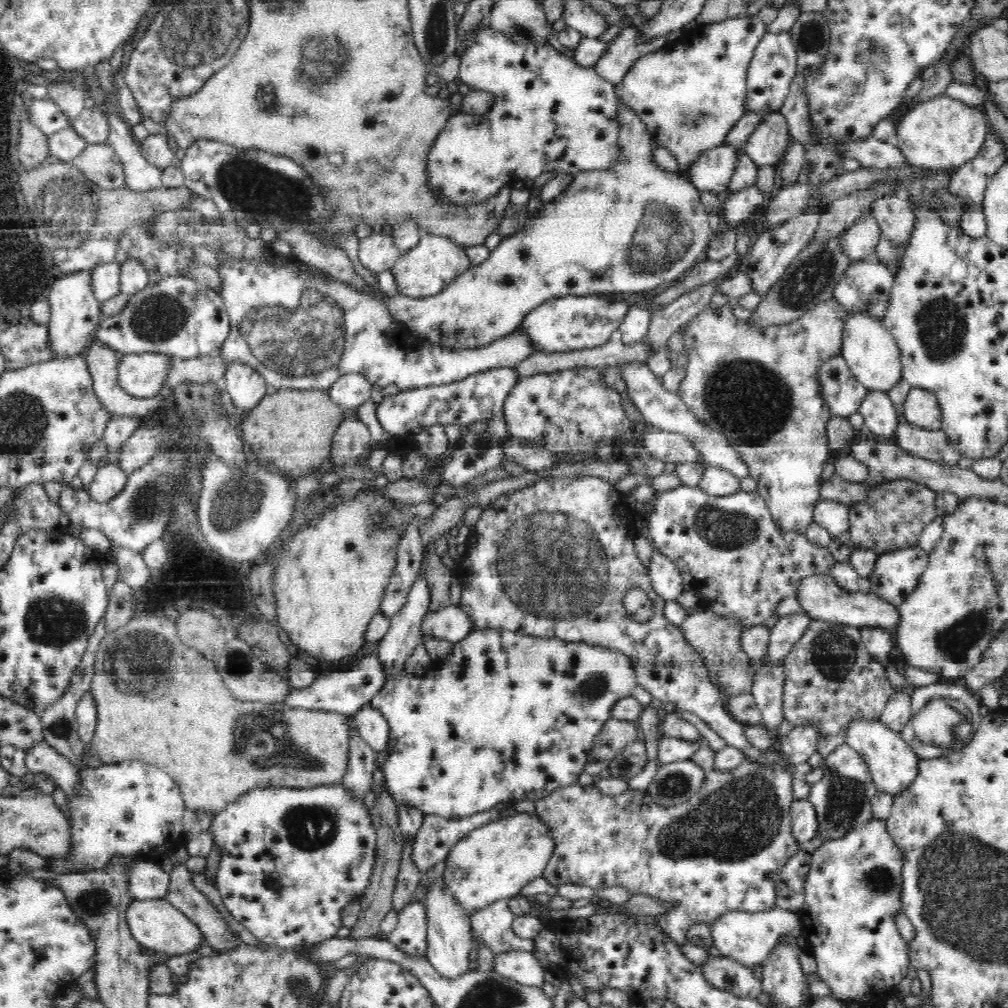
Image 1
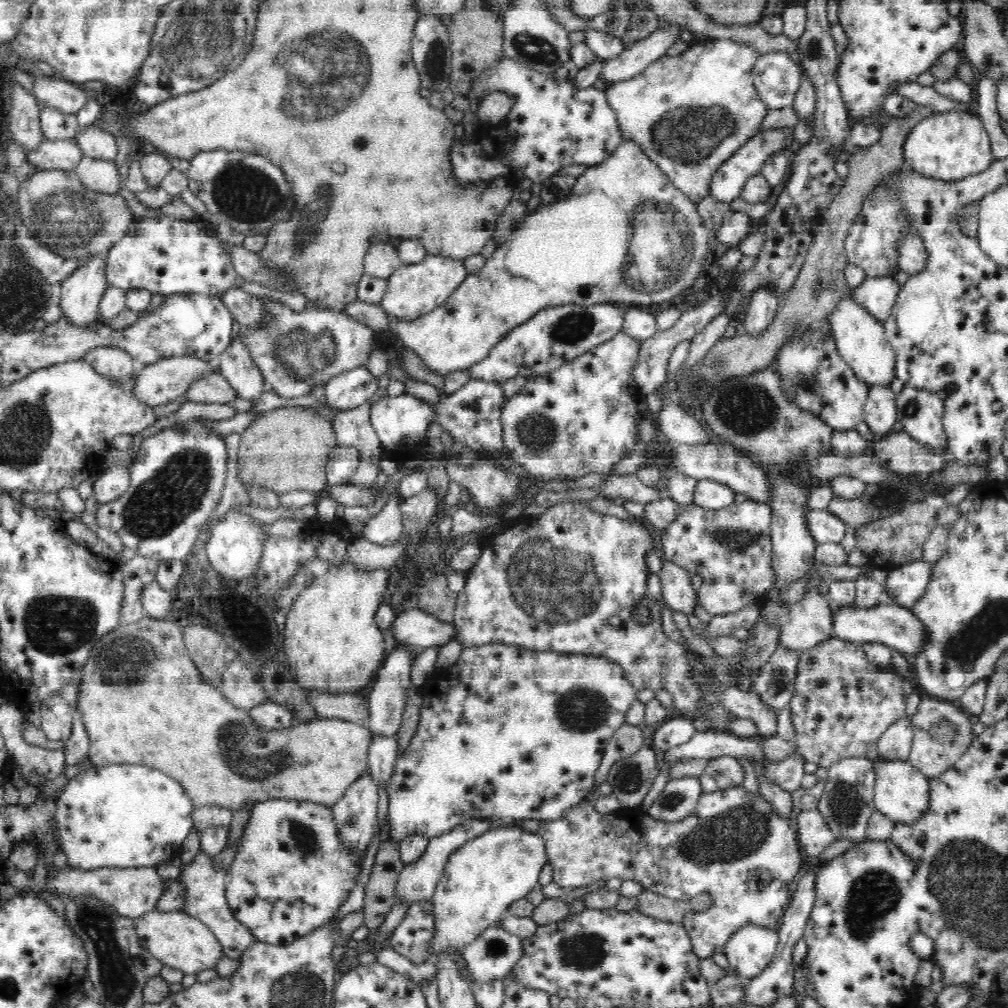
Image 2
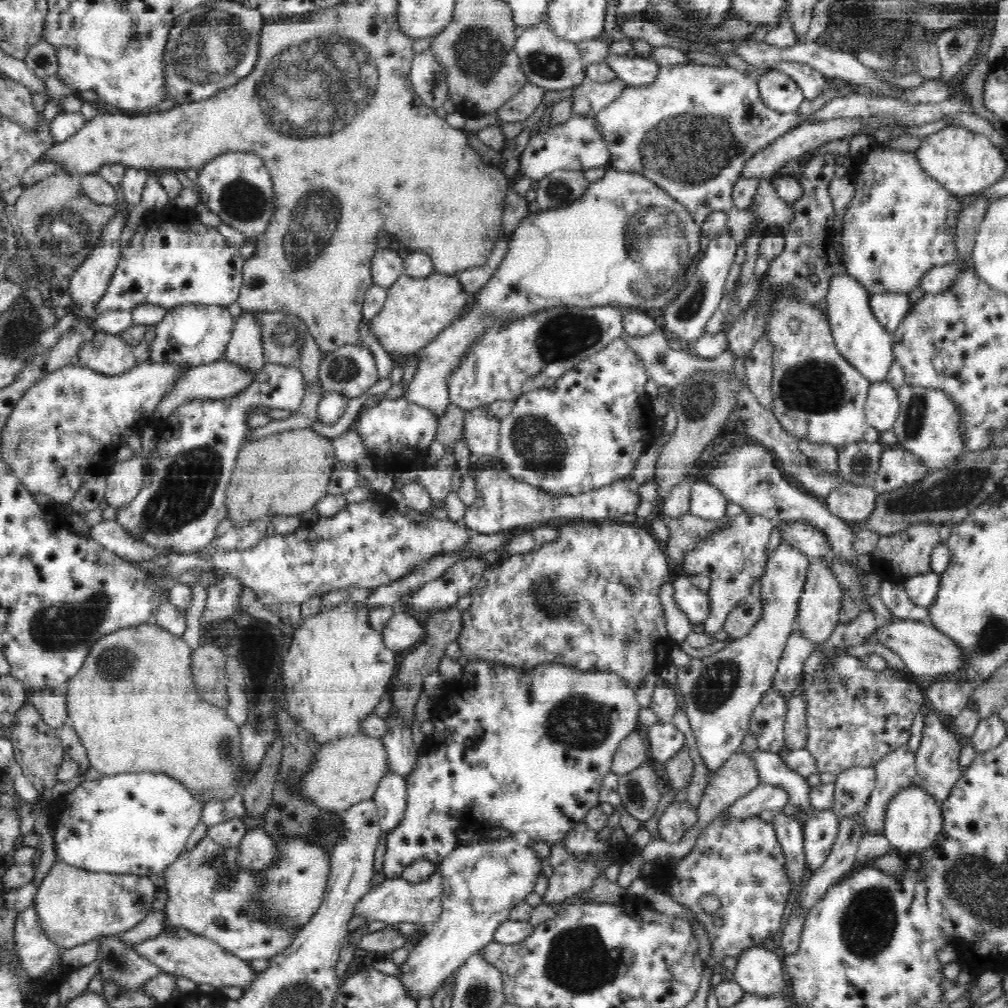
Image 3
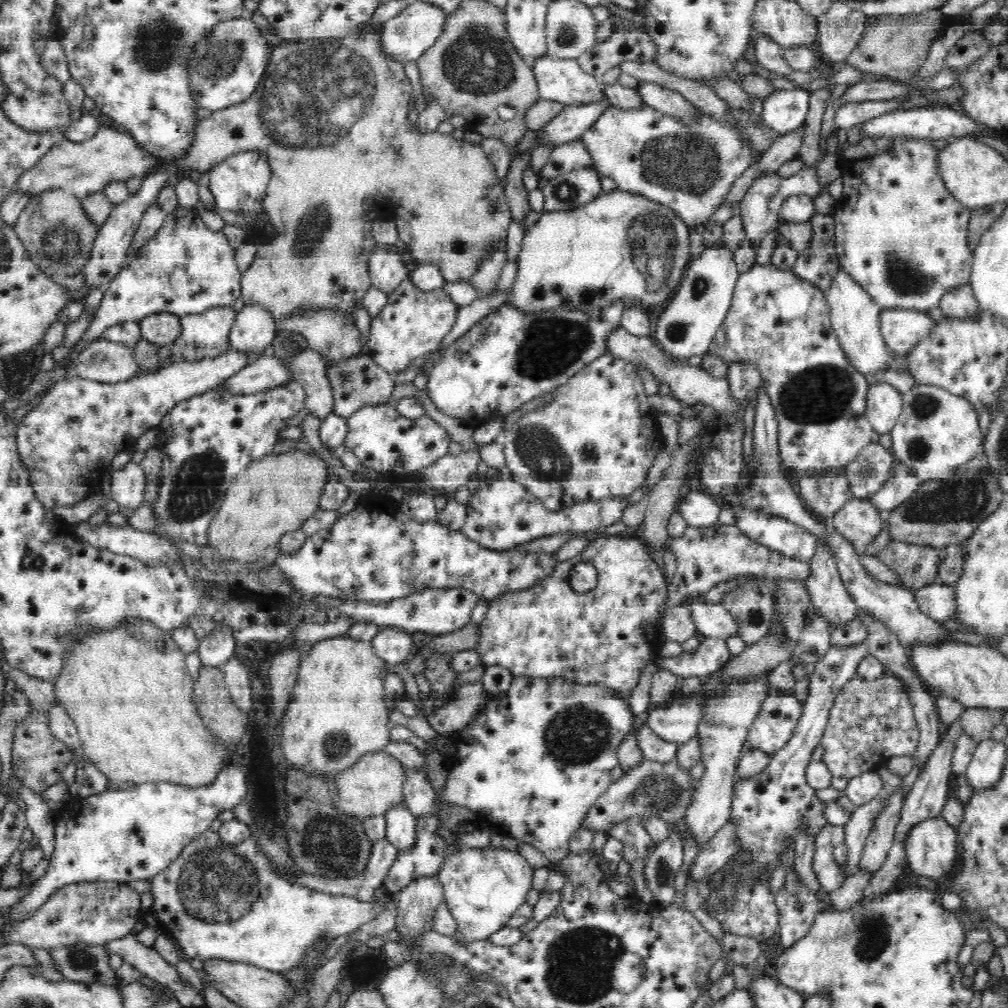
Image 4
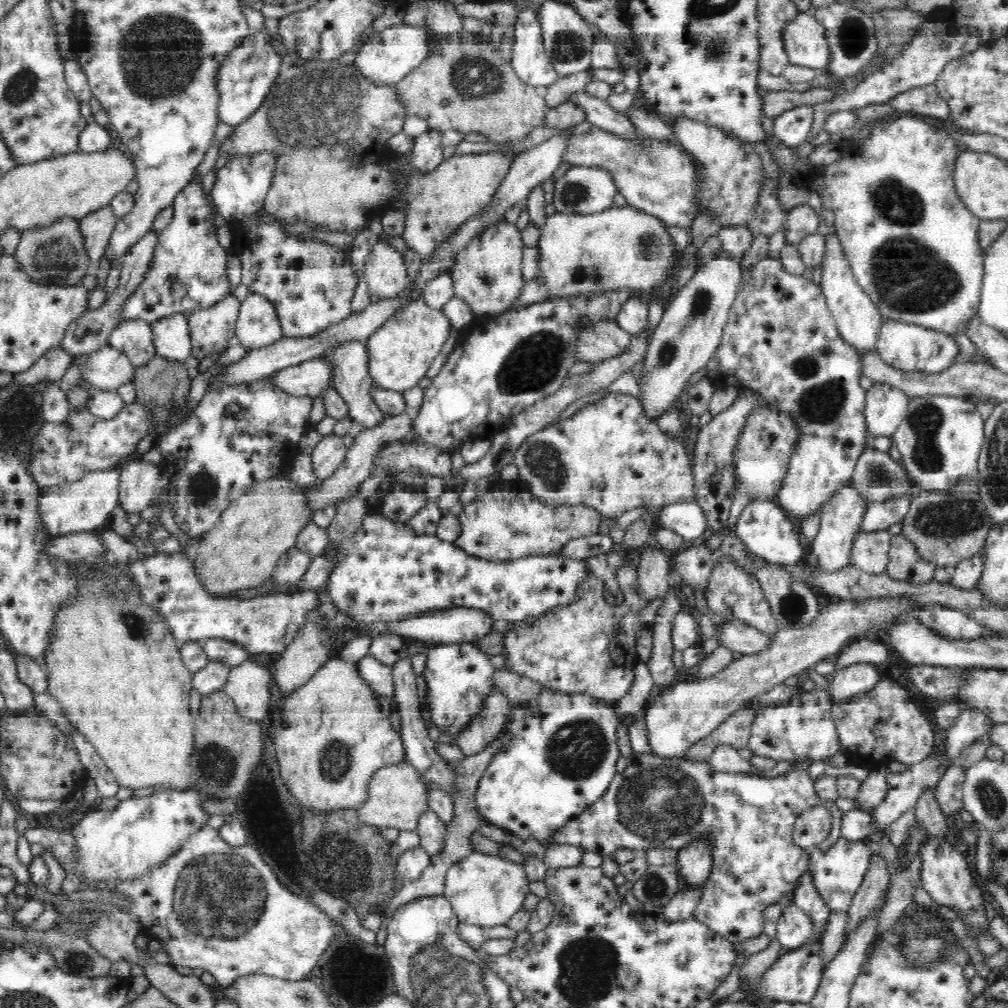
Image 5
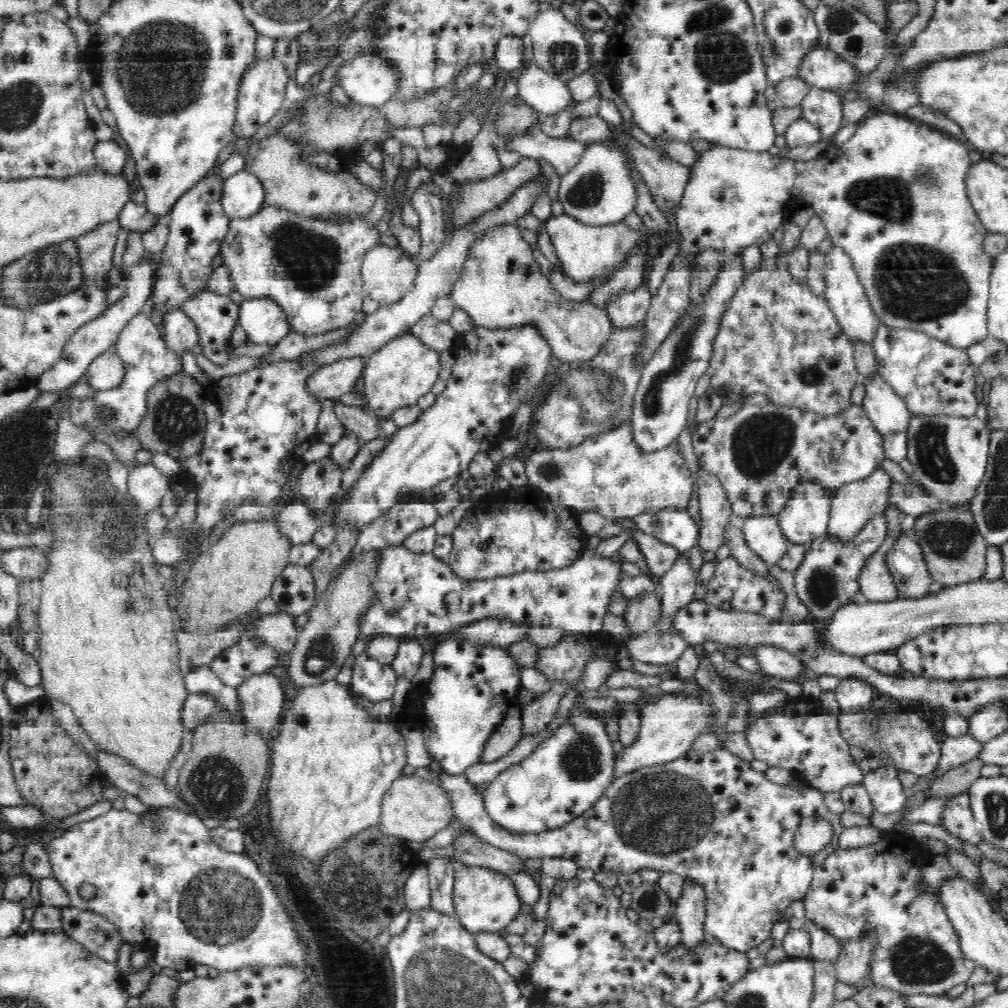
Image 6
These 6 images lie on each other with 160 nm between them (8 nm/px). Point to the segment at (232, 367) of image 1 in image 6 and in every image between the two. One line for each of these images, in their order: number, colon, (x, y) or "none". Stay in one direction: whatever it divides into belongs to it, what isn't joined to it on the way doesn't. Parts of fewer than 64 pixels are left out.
2: (245, 378)
3: (245, 350)
4: (254, 330)
5: (258, 326)
6: (263, 320)

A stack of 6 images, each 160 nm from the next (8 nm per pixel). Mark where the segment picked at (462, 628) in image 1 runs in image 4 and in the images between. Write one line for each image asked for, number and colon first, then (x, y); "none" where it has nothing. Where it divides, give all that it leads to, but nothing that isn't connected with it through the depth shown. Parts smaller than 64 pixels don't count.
2: (418, 629)
3: (403, 631)
4: (392, 644)

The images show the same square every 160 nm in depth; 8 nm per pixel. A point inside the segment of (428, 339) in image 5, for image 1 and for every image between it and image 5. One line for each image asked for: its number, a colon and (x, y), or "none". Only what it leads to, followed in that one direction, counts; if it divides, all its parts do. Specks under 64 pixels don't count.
1: (424, 271)
2: (414, 290)
3: (417, 311)
4: (413, 323)

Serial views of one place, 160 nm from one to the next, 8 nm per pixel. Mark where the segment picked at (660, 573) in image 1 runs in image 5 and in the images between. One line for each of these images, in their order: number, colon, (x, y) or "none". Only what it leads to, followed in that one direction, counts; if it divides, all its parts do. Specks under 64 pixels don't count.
2: (677, 592)
3: (697, 605)
4: (712, 620)
5: (746, 639)

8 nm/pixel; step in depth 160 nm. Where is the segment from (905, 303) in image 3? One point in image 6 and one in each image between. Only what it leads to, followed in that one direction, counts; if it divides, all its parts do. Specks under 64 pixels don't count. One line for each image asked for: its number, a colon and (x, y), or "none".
4: (903, 332)
5: (908, 348)
6: (934, 379)

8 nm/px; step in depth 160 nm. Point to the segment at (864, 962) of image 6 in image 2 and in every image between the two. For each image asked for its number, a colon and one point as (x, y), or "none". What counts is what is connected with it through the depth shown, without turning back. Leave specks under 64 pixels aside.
2: (895, 744)
3: (897, 771)
4: (877, 845)
5: (874, 888)

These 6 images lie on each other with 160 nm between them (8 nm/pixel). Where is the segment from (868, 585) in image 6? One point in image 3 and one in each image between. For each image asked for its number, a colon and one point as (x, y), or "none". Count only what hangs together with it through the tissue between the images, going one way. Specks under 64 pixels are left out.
3: (854, 504)
4: (859, 522)
5: (869, 553)

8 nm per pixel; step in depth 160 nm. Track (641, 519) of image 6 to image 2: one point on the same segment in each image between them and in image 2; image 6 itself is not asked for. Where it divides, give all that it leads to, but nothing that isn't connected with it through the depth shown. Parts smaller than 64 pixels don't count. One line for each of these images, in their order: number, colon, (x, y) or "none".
2: (710, 494)
3: (706, 501)
4: (700, 509)
5: (686, 518)

